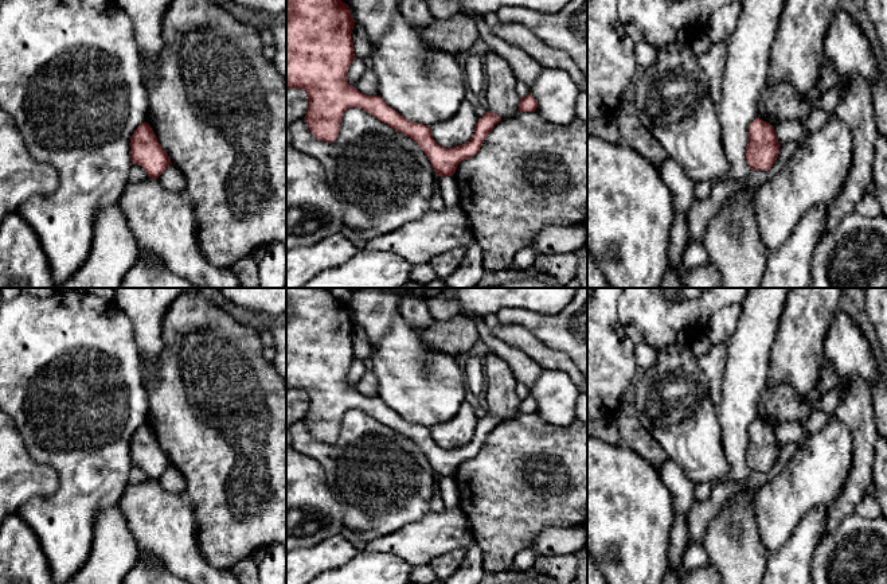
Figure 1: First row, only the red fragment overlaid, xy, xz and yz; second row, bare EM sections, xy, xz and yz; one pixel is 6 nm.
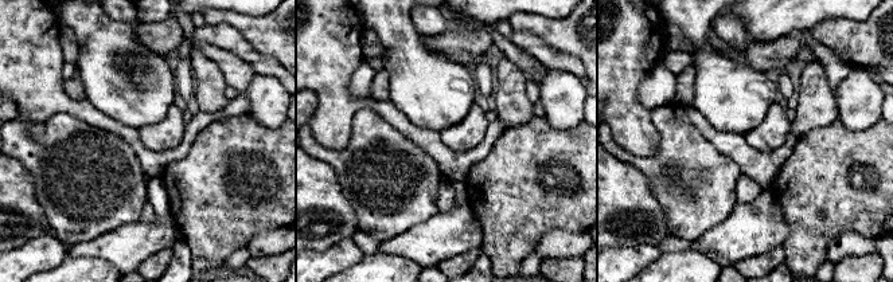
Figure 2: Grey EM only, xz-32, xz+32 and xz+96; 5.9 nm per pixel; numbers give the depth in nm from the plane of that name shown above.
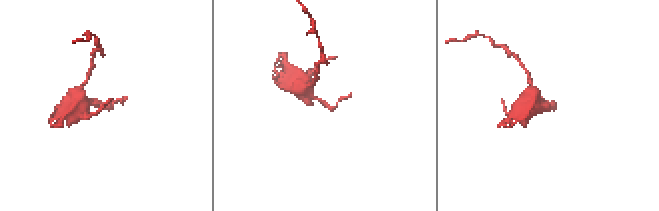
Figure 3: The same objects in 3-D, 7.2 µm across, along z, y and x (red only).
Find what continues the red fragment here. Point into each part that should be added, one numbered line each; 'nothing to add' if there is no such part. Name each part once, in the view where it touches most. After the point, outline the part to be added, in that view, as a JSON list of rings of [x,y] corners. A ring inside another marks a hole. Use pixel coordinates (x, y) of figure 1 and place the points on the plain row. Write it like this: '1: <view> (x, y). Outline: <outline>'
nothing to add

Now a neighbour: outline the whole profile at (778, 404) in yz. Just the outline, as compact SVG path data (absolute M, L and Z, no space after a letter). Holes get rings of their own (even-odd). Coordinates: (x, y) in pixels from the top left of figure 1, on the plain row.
M825 359L817 385L808 394L801 394L788 382L766 385L759 396L758 418L775 428L786 423L809 420L813 405L839 385L835 366Z

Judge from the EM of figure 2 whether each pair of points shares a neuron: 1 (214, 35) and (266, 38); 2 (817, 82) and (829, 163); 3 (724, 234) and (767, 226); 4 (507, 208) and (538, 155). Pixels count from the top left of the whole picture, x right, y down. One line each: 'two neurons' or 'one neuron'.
1: two neurons
2: two neurons
3: one neuron
4: one neuron

